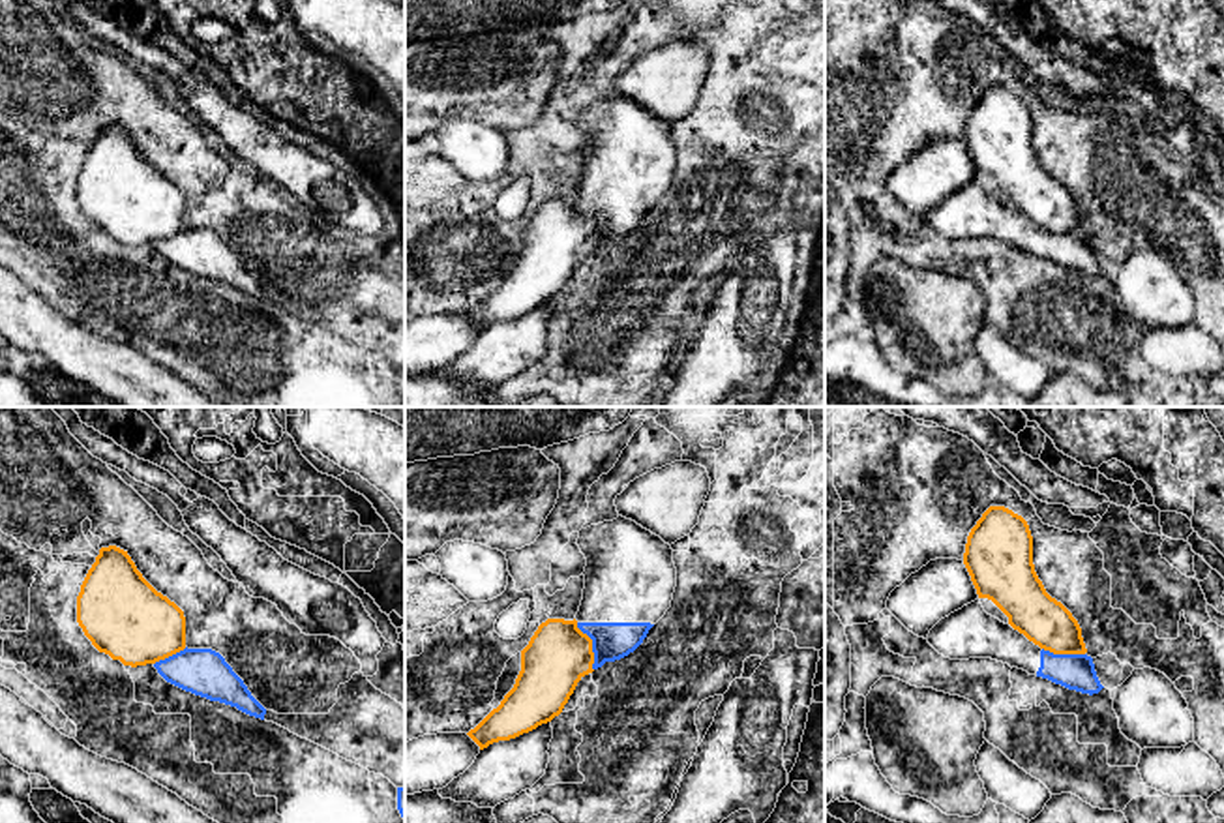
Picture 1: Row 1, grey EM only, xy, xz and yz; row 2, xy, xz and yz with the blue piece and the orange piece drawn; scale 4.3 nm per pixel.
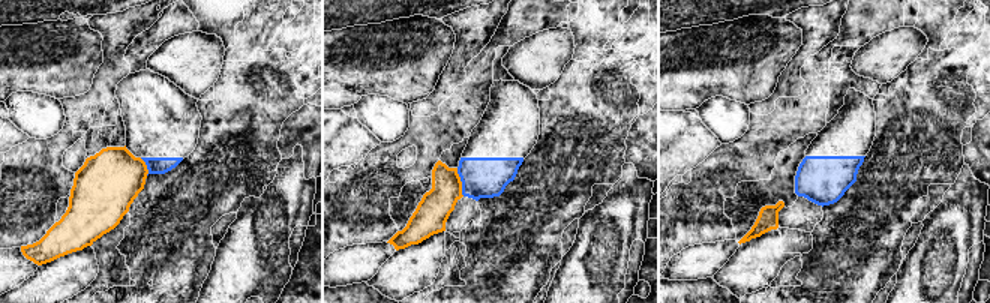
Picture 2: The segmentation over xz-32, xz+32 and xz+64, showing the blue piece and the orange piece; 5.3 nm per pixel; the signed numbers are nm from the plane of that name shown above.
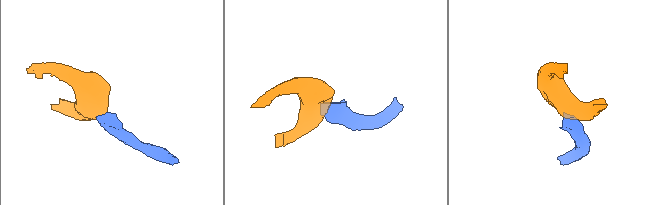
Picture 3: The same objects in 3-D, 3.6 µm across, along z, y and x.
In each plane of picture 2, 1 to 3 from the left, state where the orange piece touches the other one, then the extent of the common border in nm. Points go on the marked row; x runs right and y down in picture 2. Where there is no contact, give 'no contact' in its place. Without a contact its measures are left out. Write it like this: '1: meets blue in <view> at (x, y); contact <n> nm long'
1: meets blue in xz-32 at (147, 167); contact 100 nm long
2: meets blue in xz+32 at (461, 180); contact 160 nm long
3: no contact

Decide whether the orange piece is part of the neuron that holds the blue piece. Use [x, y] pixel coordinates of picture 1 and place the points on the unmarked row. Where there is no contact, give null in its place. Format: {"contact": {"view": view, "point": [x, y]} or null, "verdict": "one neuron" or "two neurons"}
{"contact": {"view": "xz", "point": [593, 227]}, "verdict": "two neurons"}

